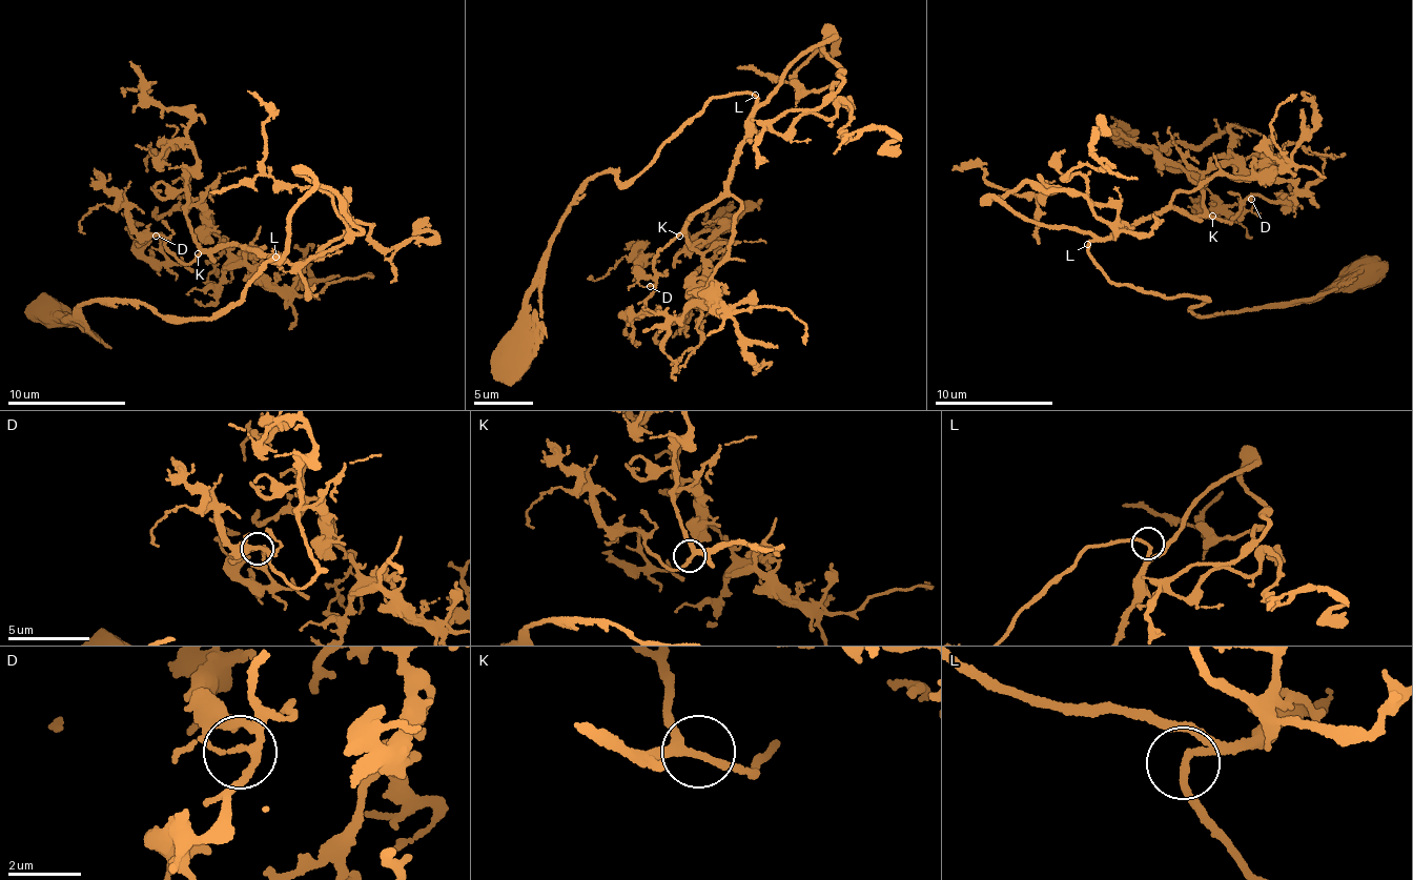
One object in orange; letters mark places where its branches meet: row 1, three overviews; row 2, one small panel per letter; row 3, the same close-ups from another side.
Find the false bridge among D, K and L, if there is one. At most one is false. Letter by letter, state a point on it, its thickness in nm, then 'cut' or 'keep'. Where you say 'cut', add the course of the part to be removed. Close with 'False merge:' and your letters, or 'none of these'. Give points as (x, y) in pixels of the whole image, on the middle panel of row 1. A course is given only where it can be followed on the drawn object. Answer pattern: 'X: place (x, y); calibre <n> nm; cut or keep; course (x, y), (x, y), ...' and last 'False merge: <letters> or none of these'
D: place (650, 286); calibre 160 nm; keep
K: place (679, 236); calibre 200 nm; keep
L: place (755, 95); calibre 160 nm; keep
False merge: none of these

